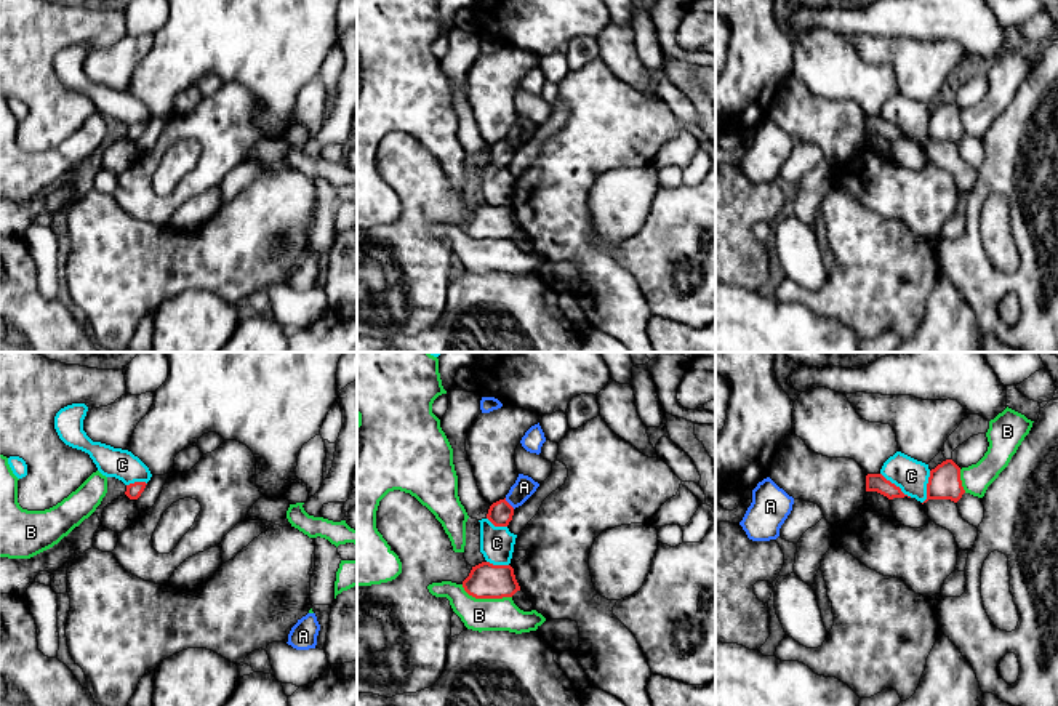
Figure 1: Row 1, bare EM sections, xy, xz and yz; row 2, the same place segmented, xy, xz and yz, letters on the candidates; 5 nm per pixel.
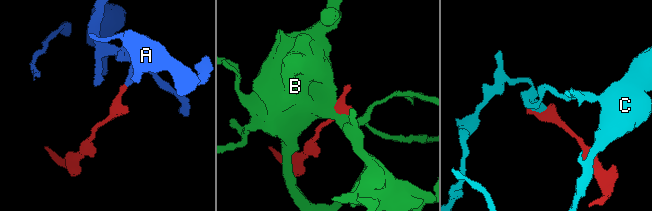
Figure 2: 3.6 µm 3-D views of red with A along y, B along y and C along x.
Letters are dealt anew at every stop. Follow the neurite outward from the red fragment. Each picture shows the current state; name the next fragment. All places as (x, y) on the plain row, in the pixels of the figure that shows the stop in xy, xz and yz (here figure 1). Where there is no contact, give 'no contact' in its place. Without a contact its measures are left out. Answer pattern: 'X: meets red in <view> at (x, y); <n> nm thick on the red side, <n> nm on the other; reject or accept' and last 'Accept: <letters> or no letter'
A: meets red in xz at (508, 144); 120 nm thick on the red side, 110 nm on the other; reject
B: meets red in xz at (485, 239); 180 nm thick on the red side, 160 nm on the other; reject
C: meets red in yz at (927, 128); 160 nm thick on the red side, 170 nm on the other; reject
Accept: no letter

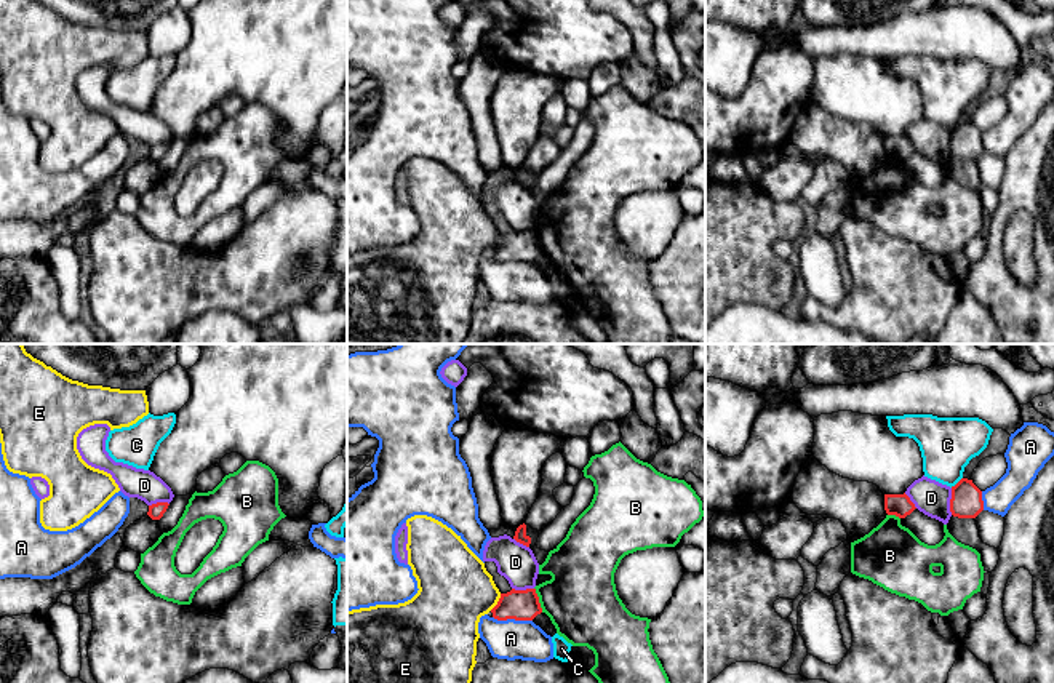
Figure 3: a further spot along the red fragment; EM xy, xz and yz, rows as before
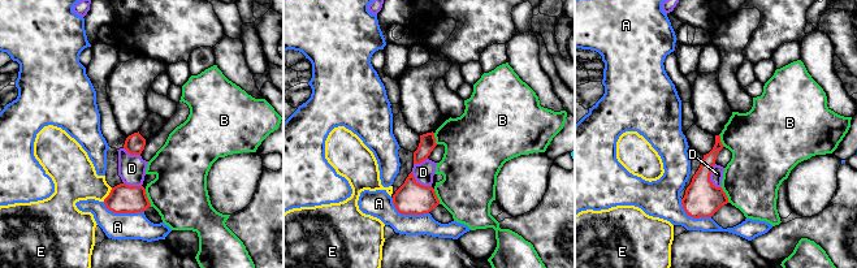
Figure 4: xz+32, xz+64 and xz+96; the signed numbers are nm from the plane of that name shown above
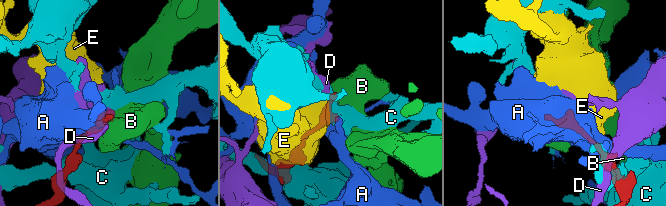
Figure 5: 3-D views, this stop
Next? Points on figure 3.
A: meets red in xz at (512, 259); 160 nm thick on the red side, 200 nm on the other; reject
B: meets red in xz at (538, 242); 160 nm thick on the red side, 360 nm on the other; reject
C: meets red in yz at (957, 125); 160 nm thick on the red side, 280 nm on the other; reject
D: meets red in yz at (950, 143); 160 nm thick on the red side, 170 nm on the other; reject
E: meets red in xz at (498, 243); 160 nm thick on the red side, 360 nm on the other; reject
Accept: no letter

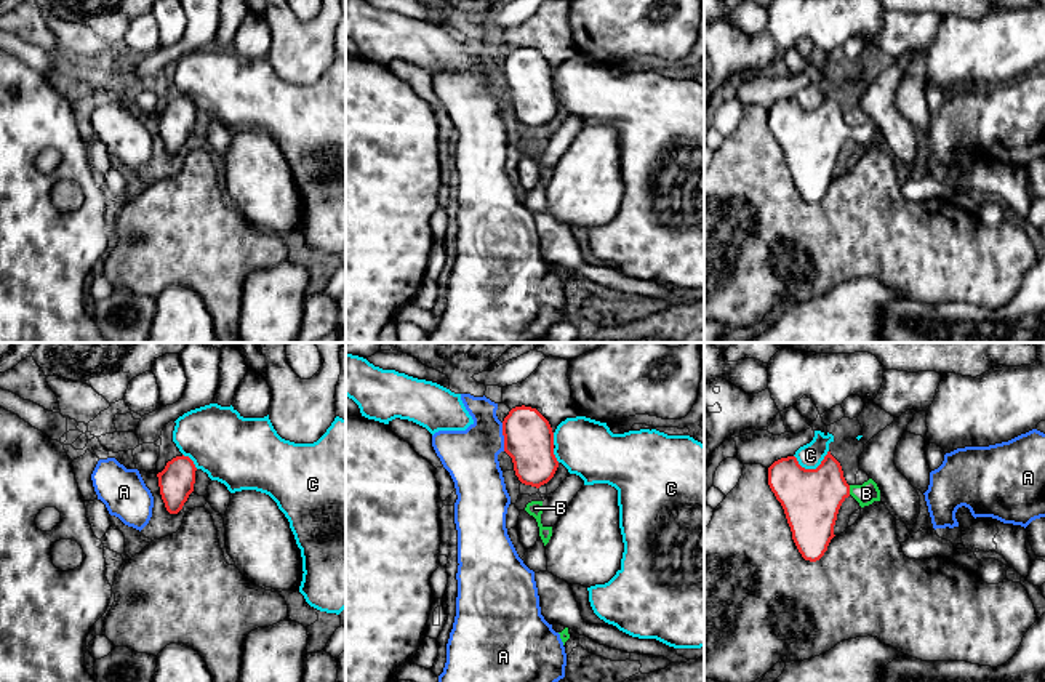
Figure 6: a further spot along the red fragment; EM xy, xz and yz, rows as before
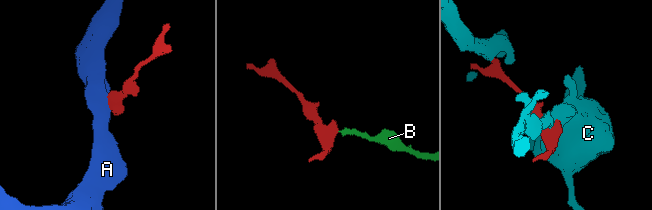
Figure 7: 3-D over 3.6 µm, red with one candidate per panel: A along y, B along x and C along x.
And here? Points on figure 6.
A: meets red in xz at (504, 79); 260 nm thick on the red side, 280 nm on the other; reject
B: meets red in yz at (848, 132); 300 nm thick on the red side, 110 nm on the other; accept
C: meets red in yz at (812, 111); 300 nm thick on the red side, 120 nm on the other; reject
Accept: B

